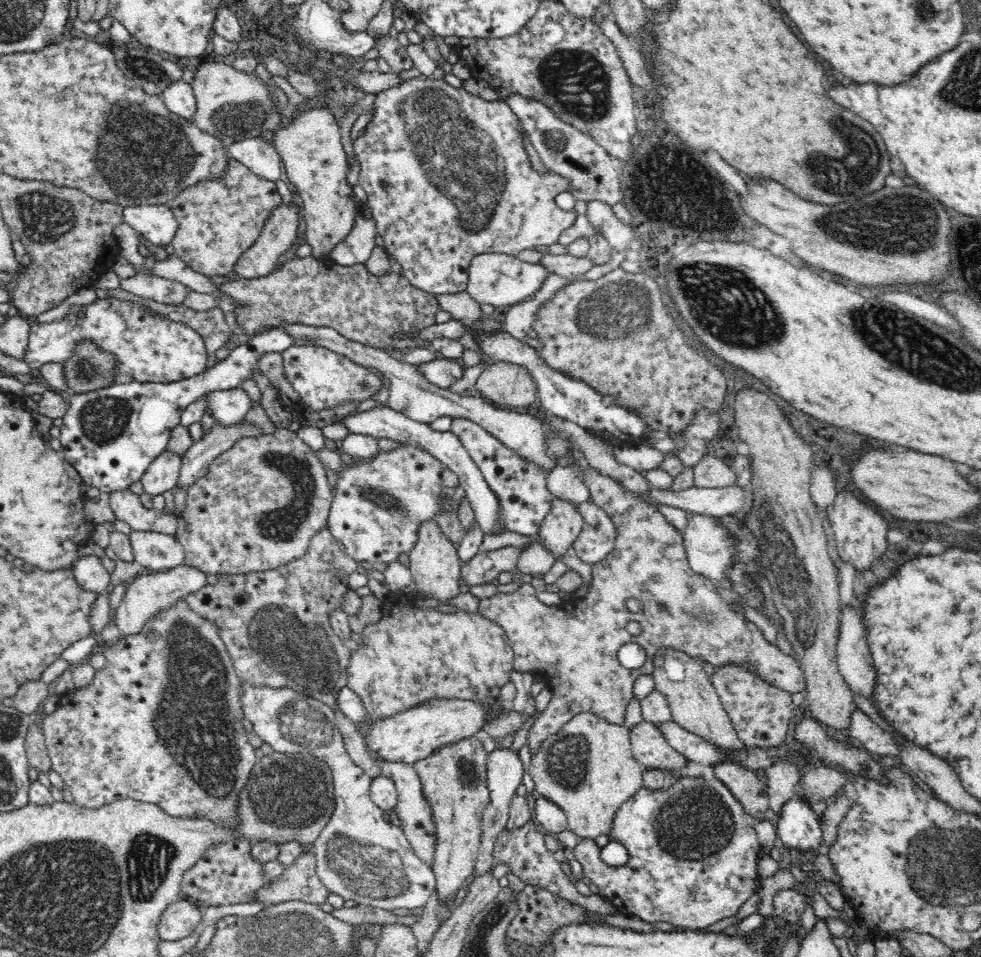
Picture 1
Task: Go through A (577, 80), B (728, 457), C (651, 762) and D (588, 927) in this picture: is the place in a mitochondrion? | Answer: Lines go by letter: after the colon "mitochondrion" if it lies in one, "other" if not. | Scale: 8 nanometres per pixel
A: mitochondrion
B: other
C: other
D: other

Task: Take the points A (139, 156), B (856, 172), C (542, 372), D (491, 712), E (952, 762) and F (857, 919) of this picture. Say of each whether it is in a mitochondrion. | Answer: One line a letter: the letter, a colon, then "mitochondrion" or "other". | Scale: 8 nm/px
A: mitochondrion
B: mitochondrion
C: other
D: other
E: other
F: other

